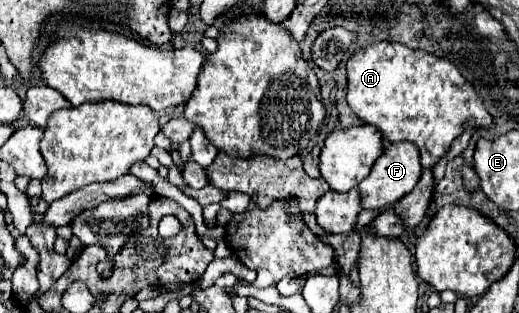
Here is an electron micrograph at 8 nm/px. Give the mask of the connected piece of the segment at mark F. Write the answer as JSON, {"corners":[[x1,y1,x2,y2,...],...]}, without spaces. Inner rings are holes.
{"corners":[[390,144,384,154,376,160,372,166,372,172,368,178,360,182,360,204,366,210,384,210,392,204,396,204,402,196,406,196,418,182,422,174,418,148,414,144]]}

